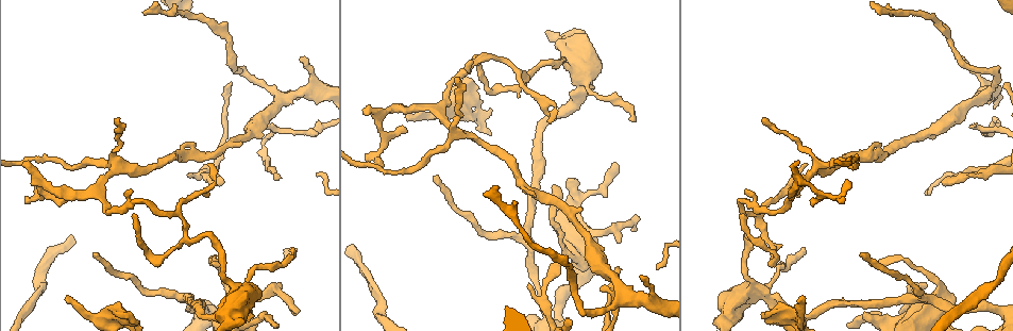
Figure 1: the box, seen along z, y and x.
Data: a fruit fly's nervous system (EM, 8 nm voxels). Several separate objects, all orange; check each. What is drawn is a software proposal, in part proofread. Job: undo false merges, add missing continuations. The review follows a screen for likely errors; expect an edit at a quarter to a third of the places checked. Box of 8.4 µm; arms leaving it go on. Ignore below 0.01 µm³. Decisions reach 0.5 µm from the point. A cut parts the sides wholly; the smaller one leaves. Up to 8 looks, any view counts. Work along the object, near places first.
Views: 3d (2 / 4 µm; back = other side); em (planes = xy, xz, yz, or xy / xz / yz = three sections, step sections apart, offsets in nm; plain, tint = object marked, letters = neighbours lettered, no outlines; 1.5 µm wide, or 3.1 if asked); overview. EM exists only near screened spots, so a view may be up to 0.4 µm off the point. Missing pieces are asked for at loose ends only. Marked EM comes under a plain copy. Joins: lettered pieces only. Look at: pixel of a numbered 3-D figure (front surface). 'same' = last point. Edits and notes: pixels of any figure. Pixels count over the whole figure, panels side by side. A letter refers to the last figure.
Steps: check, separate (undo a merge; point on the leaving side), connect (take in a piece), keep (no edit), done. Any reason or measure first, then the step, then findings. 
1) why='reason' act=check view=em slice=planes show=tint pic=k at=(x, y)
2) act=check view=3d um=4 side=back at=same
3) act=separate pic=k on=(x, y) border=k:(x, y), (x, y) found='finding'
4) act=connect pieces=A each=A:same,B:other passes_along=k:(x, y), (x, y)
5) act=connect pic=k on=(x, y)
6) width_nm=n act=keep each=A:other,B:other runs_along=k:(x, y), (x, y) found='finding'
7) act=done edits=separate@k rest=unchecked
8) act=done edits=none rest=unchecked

why='sharp bend' act=check view=3d um=2 pic=1 at=(42, 197)

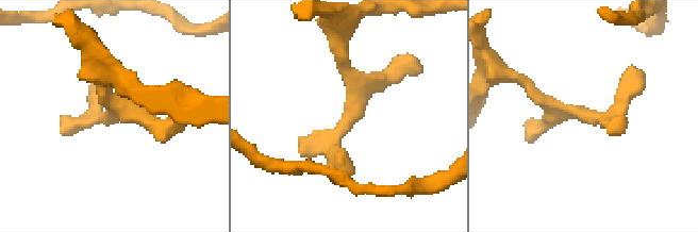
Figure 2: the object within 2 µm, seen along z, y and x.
why='now the EM' act=check view=em slice=planes show=letters pic=2 at=(351, 116)

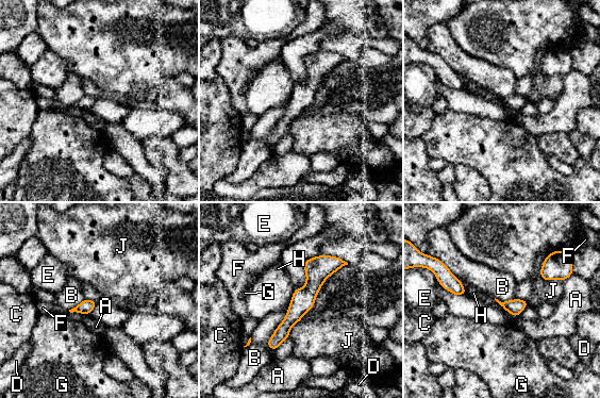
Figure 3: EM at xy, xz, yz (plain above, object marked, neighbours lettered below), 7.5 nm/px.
act=keep each=A:other,B:other,C:other,D:other,E:other,F:other,G:other,H:other,J:other runs_along=3:(342, 263), (314, 282), (272, 346) found='one neuron here'

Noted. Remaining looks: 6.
why='abrupt turn' act=check view=em slice=yz step=4 show=tint pic=1 at=(479, 60)

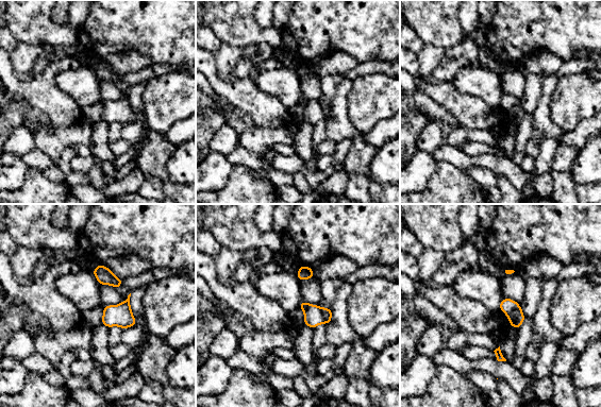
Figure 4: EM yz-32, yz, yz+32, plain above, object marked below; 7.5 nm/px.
why='cut it another way' act=check view=em slice=planes show=letters at=same

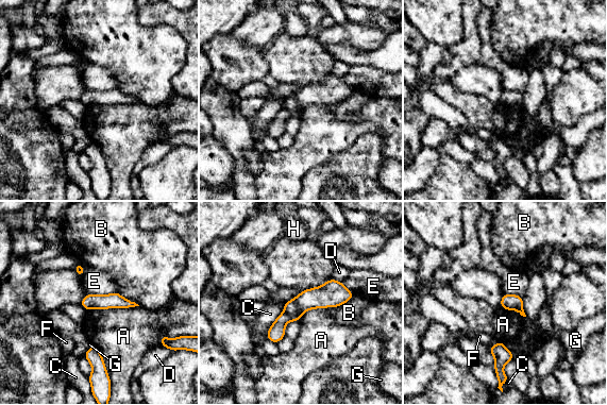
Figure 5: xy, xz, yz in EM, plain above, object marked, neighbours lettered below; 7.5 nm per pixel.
width_nm=110 act=separate pic=5 on=(276, 332) each=A:other,B:other,C:other,D:other,E:other,F:other,G:other,H:other border=5:(284, 311), (291, 320) found='a second neuron is stuck on'

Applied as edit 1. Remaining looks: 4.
why='a fork' act=check view=3d um=2 pic=1 at=(990, 134)

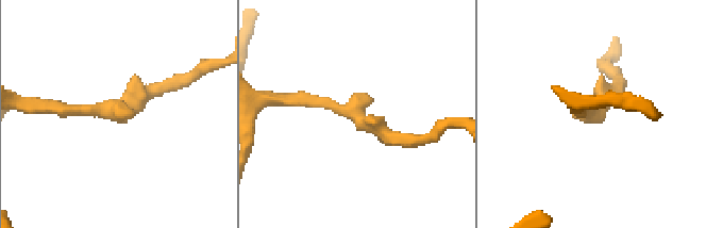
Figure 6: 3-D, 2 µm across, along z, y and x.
act=check view=em slice=planes show=tint pic=6 at=(590, 111)

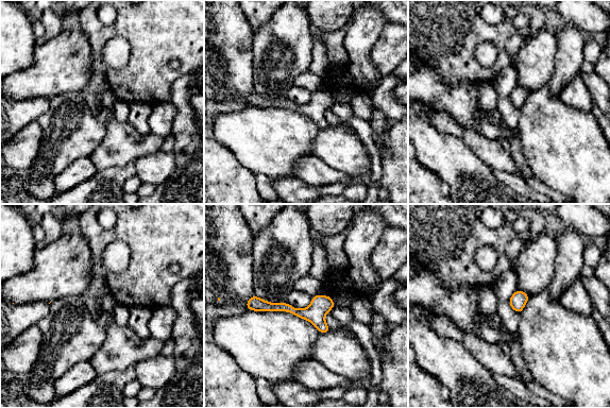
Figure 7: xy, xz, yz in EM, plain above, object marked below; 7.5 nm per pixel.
act=check view=em slice=planes show=letters at=same

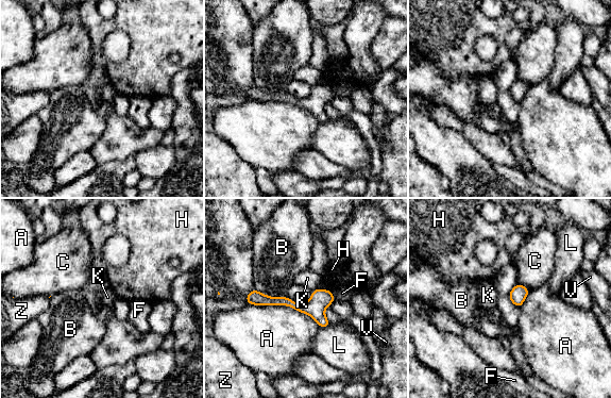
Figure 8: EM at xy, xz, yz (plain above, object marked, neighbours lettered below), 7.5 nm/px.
act=keep each=A:other,B:other,C:other,F:other,H:other,K:other,L:other,V:other,Z:other found='all the same neuron'

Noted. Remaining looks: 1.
act=done edits=separate@5 rest=unchecked

